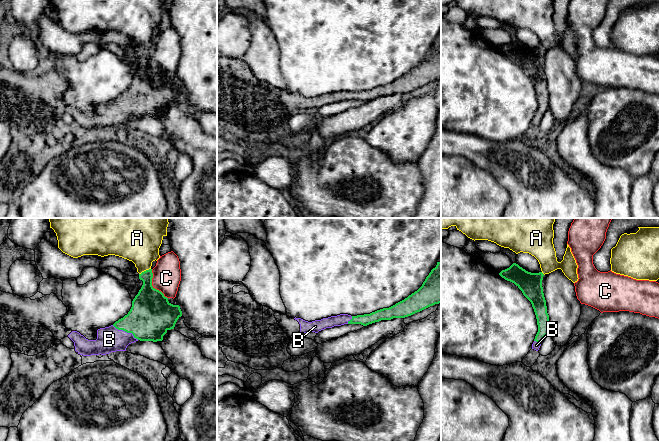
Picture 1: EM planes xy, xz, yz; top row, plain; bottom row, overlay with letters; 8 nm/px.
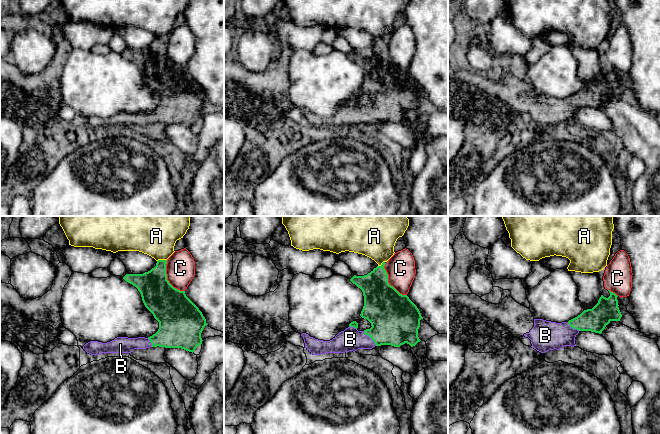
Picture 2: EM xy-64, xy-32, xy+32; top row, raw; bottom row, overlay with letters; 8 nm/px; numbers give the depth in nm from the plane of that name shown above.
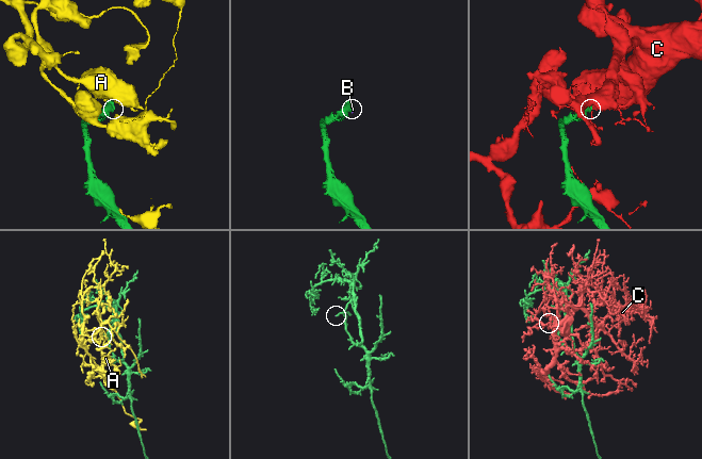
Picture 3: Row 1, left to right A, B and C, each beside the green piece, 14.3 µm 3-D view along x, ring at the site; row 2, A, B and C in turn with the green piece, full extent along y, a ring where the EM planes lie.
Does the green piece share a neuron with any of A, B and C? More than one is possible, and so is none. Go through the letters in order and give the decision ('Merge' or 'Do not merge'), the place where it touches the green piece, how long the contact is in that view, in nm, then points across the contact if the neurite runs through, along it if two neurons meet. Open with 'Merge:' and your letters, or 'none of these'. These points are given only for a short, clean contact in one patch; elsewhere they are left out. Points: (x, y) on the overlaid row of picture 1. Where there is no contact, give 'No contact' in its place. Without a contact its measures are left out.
Merge: B
A: Do not merge. Touches green at xy (144, 271). Shared border 110 nm. Boundary: xy (150, 268), (139, 274)
B: Merge. Touches green at xy (125, 331). Shared border 240 nm. Path across: xy (151, 315), (144, 322), (125, 331), (117, 337), (109, 339)
C: Do not merge. Touches green at xy (151, 285). Shared border 280 nm

